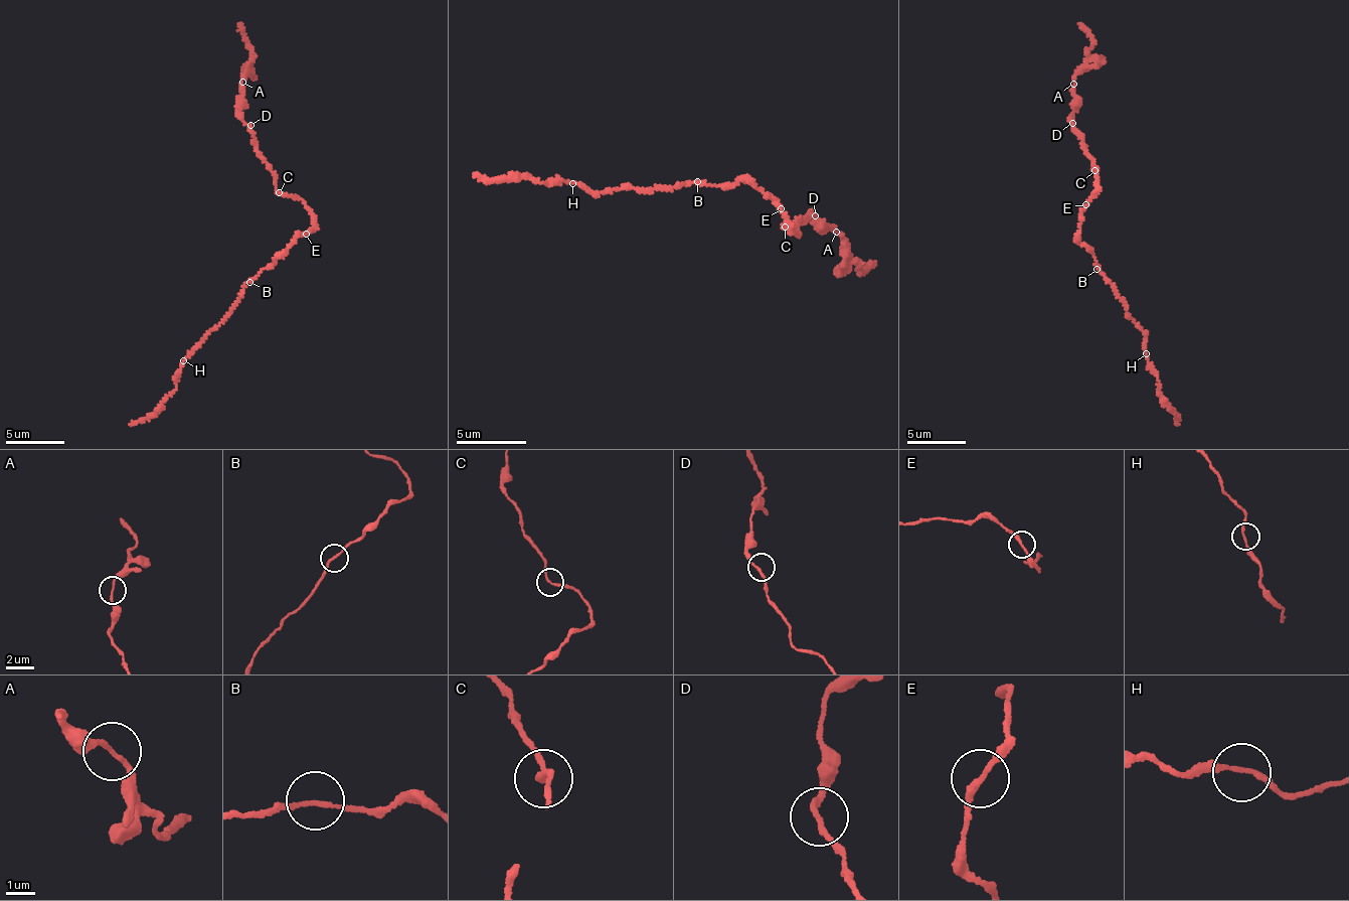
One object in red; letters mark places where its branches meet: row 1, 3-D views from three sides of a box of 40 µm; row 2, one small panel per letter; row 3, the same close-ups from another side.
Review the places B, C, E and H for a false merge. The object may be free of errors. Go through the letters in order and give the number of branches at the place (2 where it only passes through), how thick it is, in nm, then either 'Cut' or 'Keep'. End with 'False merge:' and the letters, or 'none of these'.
B: Branches: 2. Thickness 140 nm. Keep
C: Branches: 2. Thickness 160 nm. Keep
E: Branches: 2. Thickness 200 nm. Keep
H: Branches: 2. Thickness 160 nm. Keep
False merge: none of these

